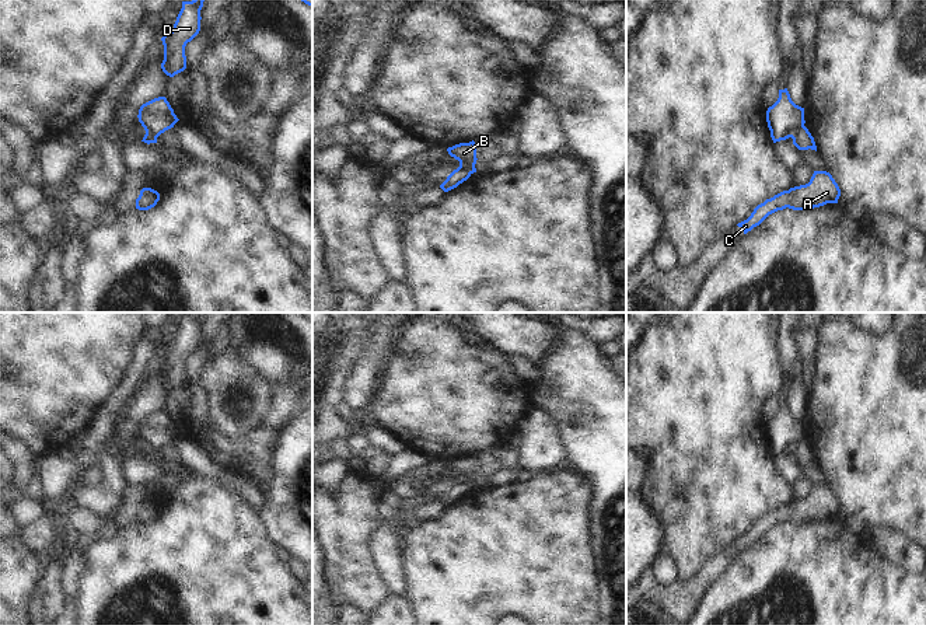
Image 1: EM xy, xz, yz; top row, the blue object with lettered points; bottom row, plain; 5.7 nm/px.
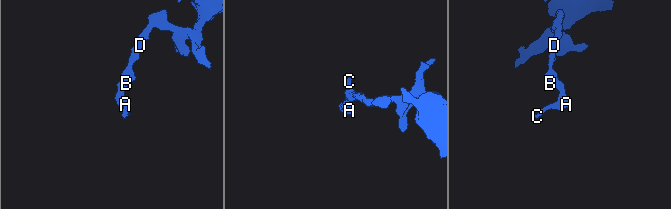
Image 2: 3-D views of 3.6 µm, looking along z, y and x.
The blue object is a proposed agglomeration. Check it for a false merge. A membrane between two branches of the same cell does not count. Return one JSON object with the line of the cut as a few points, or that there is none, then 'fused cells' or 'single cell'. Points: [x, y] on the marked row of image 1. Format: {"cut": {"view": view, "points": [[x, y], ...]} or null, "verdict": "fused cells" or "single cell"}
{"cut": {"view": "yz", "points": [[803, 125], [792, 138]]}, "verdict": "fused cells"}

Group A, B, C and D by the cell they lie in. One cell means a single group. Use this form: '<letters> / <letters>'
A C / B D

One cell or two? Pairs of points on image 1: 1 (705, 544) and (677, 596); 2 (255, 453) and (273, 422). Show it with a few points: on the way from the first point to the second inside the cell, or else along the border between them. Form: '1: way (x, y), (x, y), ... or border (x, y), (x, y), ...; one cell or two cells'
1: border (709, 558), (691, 578), (680, 580); two cells
2: way (257, 446), (269, 429); one cell

